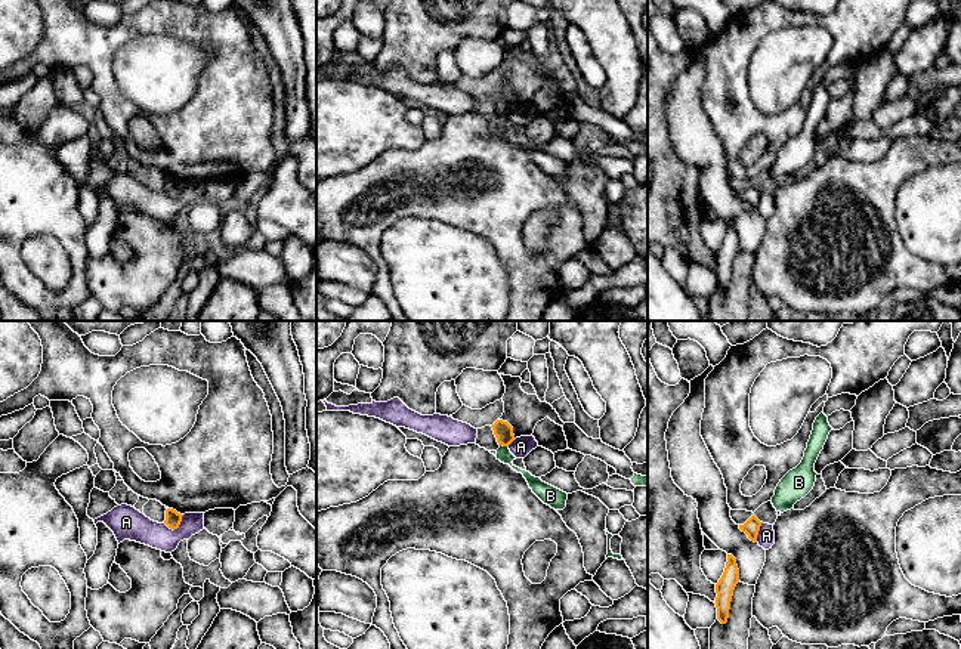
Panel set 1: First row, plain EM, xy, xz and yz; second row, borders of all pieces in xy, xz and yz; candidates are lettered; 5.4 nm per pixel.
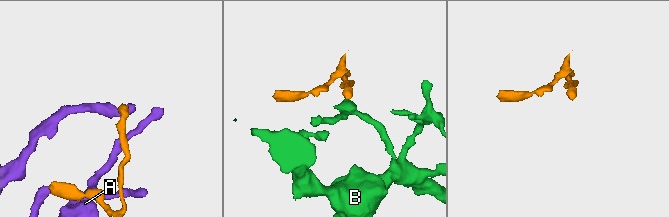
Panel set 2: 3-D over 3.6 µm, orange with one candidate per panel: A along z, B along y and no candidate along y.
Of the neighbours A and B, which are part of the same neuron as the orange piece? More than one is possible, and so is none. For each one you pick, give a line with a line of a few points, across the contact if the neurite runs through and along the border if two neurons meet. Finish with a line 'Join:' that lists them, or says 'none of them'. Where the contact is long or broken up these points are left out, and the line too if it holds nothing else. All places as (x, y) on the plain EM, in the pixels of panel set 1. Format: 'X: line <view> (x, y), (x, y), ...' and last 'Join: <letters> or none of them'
Join: none of them

